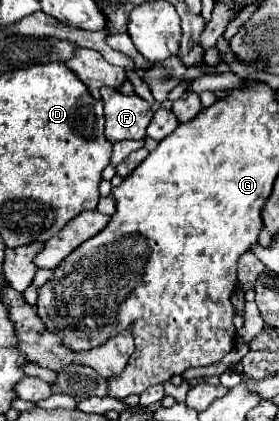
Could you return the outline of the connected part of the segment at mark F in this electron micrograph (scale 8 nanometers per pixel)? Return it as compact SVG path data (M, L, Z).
M105 86L101 90L105 106L105 136L109 142L117 140L141 140L153 118L153 108L137 94L125 96L115 88Z

